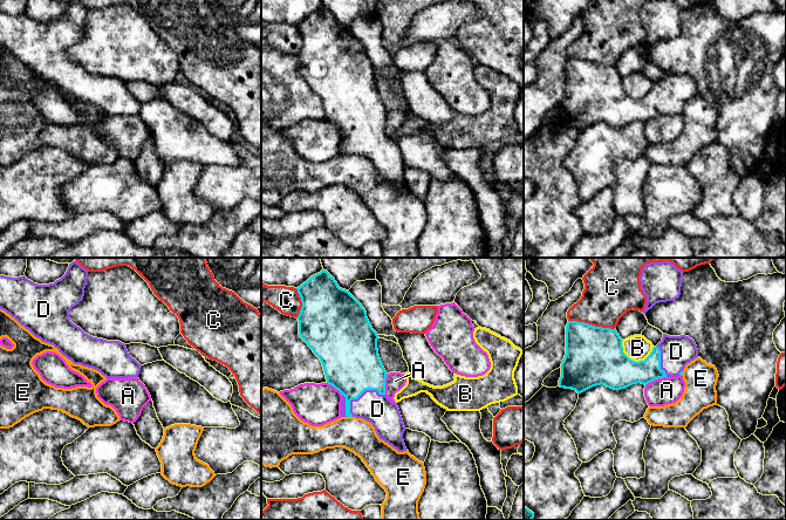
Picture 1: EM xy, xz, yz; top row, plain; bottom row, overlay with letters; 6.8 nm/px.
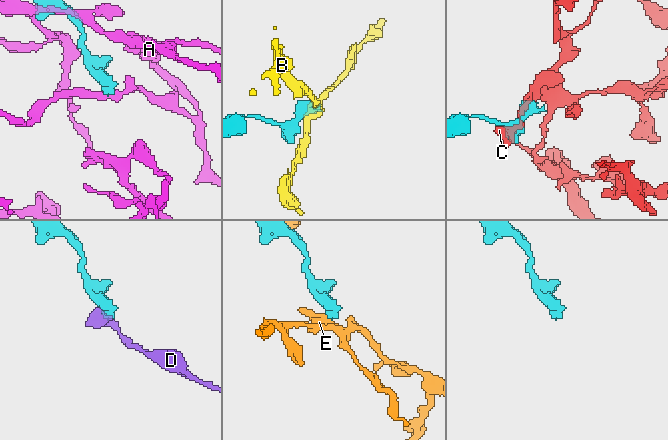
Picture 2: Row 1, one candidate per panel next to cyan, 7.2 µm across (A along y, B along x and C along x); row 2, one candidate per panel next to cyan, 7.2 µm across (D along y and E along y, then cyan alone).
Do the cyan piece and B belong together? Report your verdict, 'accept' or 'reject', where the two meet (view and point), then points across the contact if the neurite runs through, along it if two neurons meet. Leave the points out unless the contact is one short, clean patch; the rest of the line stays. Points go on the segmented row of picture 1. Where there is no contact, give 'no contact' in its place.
reject; meets cyan in yz at (634, 361)

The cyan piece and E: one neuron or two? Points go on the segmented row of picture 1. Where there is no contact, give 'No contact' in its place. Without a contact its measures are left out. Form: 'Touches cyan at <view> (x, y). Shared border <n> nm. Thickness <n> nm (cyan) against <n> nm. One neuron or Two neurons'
Touches cyan at xz (349, 416). Shared border 40 nm. Thickness 240 nm (cyan) against 240 nm. Two neurons

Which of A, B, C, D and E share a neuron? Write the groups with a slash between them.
A / B / C / D / E

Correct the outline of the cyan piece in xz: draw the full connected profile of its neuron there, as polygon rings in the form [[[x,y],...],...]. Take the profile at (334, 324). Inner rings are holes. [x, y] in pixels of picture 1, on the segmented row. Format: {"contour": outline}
{"contour": [[[324,269],[296,289],[302,302],[296,317],[299,335],[320,358],[327,383],[341,392],[341,416],[371,423],[380,439],[398,452],[406,451],[403,440],[405,426],[397,404],[385,396],[387,371],[378,355],[378,335],[373,329],[365,309],[349,290],[340,288]]]}

